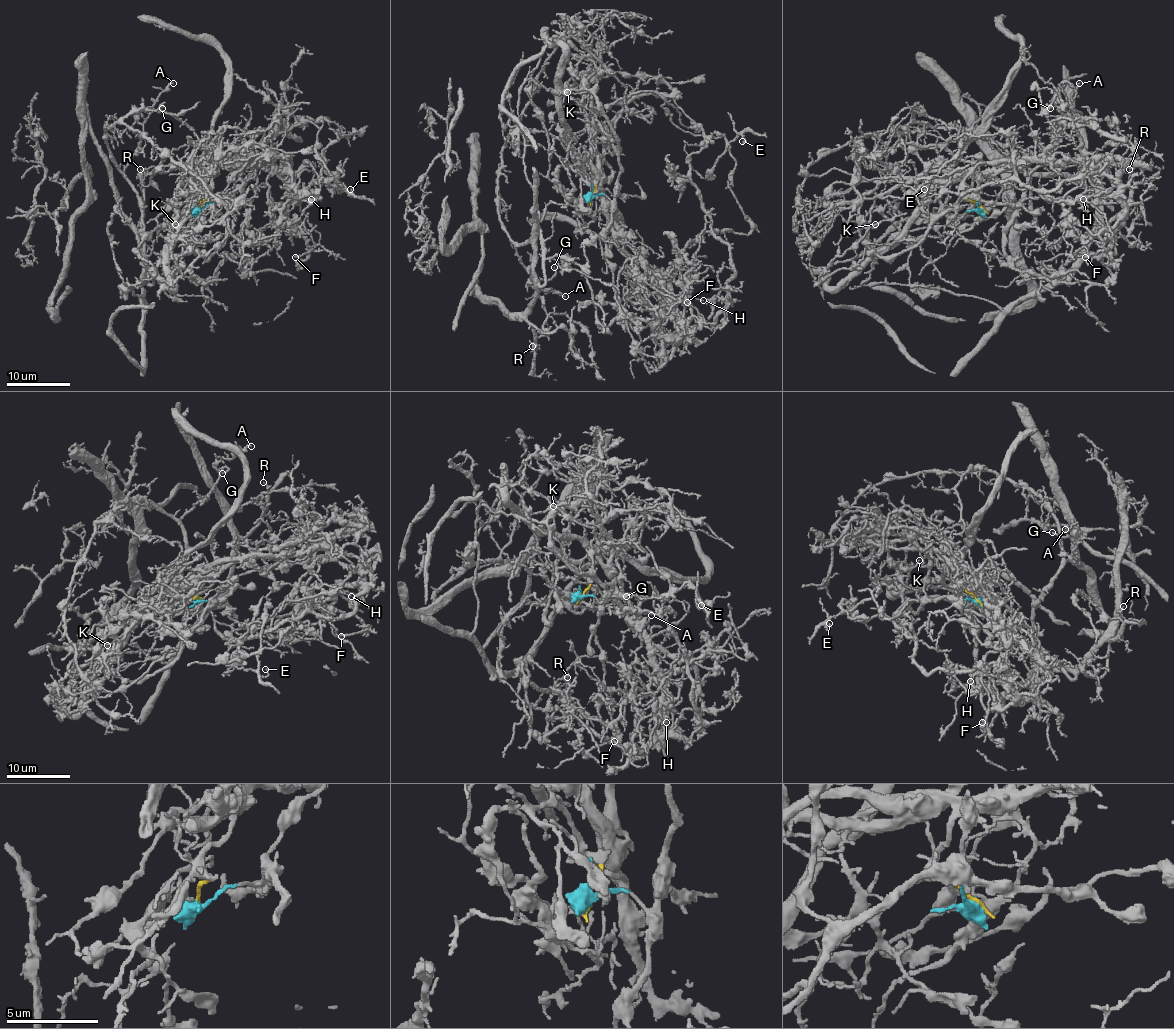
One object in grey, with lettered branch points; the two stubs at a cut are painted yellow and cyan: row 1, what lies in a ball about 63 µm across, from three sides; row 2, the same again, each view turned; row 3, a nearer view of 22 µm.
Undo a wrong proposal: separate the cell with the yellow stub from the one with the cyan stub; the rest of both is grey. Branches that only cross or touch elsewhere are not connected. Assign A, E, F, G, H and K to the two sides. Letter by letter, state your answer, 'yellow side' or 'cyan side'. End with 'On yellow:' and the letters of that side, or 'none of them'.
A: cyan side
E: yellow side
F: yellow side
G: cyan side
H: yellow side
K: cyan side
On yellow: E, F, H

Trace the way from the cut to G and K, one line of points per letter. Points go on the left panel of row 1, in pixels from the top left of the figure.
G: (198, 210), (228, 208), (180, 119), (131, 110), (109, 157), (123, 172), (161, 108)
K: (198, 210), (223, 199), (228, 205), (226, 238), (210, 256), (201, 256), (193, 249), (195, 227), (176, 224)

